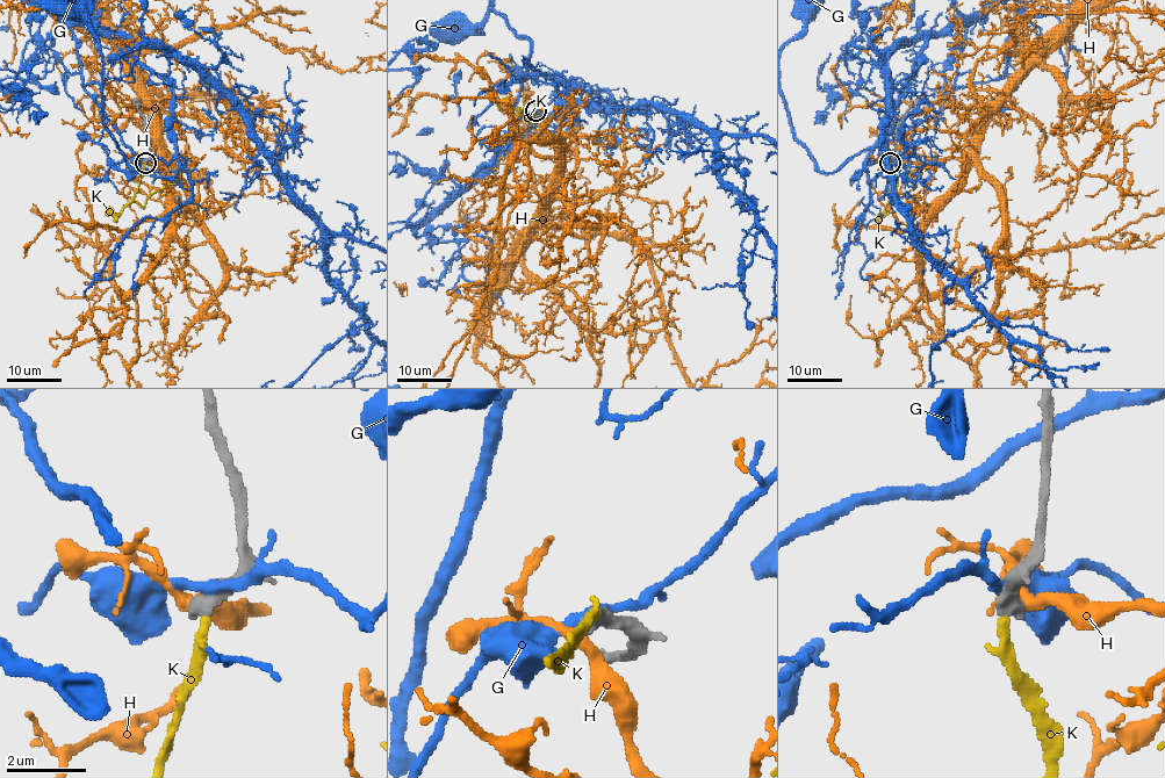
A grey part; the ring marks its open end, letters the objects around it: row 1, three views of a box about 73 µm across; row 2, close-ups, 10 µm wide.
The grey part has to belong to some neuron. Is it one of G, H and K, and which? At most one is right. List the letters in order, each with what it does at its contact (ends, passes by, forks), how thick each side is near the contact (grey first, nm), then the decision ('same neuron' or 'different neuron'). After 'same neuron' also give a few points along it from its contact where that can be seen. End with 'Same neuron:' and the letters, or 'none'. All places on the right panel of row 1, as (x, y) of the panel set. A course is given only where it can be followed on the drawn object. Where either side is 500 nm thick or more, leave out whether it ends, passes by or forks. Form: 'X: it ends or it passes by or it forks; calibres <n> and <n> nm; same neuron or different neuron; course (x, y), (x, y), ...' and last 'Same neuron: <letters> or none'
G: calibres 550 and 240 nm; different neuron
H: it passes by; calibres 460 and 280 nm; different neuron
K: it ends; calibres 460 and 220 nm; same neuron
Same neuron: K

